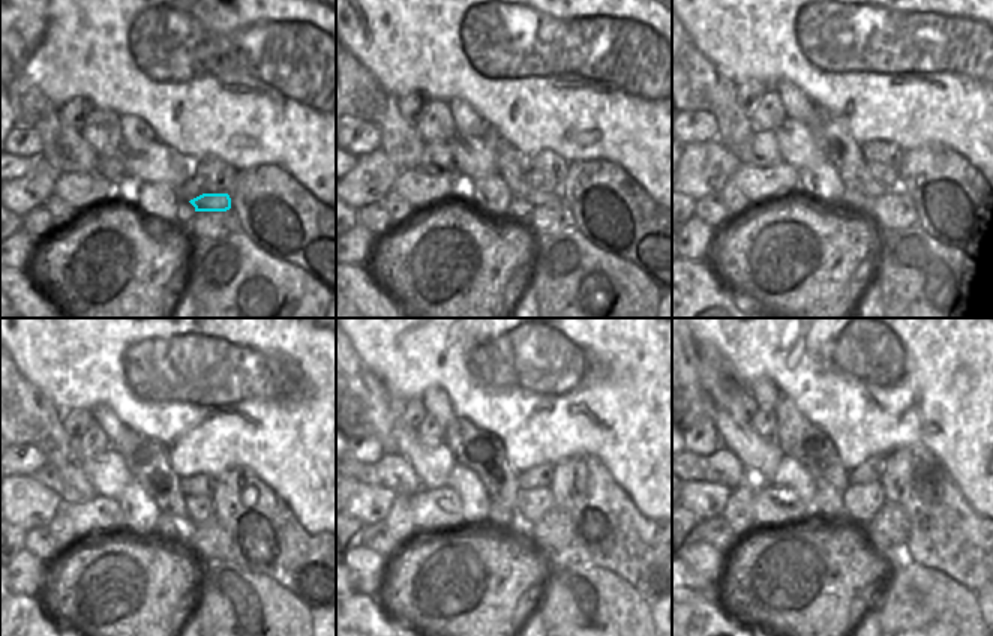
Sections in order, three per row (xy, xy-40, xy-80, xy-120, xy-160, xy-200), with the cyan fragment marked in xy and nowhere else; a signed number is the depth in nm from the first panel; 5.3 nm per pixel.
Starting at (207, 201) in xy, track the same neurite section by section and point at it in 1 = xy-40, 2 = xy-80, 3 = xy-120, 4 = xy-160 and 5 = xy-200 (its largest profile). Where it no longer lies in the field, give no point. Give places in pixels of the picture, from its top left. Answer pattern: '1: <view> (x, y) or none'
1: xy-40 (536, 198)
2: xy-80 (876, 179)
3: xy-120 (198, 509)
4: xy-160 (531, 504)
5: xy-200 (861, 501)

